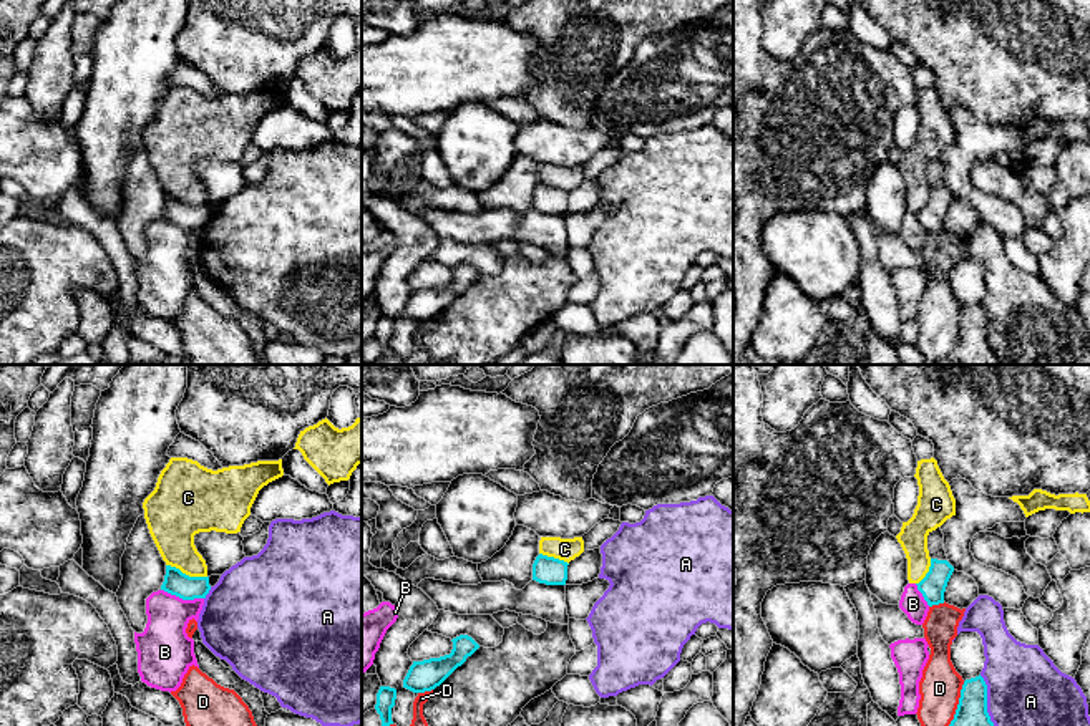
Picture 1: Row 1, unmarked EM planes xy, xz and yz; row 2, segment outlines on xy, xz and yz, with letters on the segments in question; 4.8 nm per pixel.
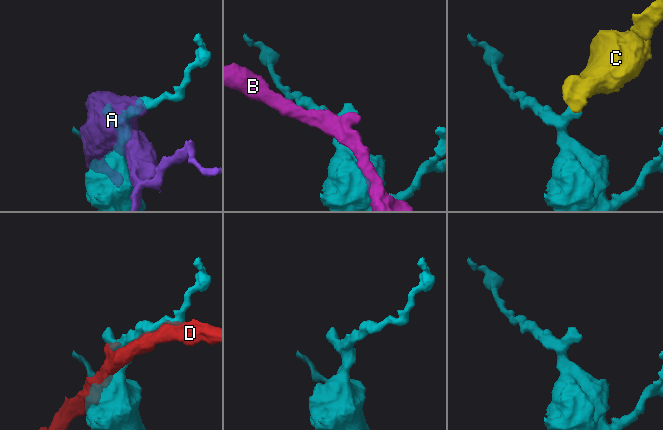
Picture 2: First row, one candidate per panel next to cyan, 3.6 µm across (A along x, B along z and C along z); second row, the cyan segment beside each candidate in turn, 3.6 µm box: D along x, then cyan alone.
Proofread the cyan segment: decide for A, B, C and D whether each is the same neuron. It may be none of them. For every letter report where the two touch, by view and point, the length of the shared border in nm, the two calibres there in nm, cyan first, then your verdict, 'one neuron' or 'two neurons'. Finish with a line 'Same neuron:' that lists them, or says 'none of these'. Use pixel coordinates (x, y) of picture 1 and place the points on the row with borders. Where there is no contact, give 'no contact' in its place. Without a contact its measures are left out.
A: meets cyan in yz at (986, 700); contact 260 nm long; 140 nm thick on the cyan side, 360 nm on the other; two neurons
B: meets cyan in xy at (183, 599); contact 220 nm long; 120 nm thick on the cyan side, 260 nm on the other; two neurons
C: meets cyan in xy at (184, 574); contact 220 nm long; 120 nm thick on the cyan side, 240 nm on the other; two neurons
D: meets cyan in yz at (959, 703); contact 240 nm long; 140 nm thick on the cyan side, 200 nm on the other; two neurons
Same neuron: none of these

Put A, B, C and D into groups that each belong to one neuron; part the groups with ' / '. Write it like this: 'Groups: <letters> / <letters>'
Groups: A / B / C / D

